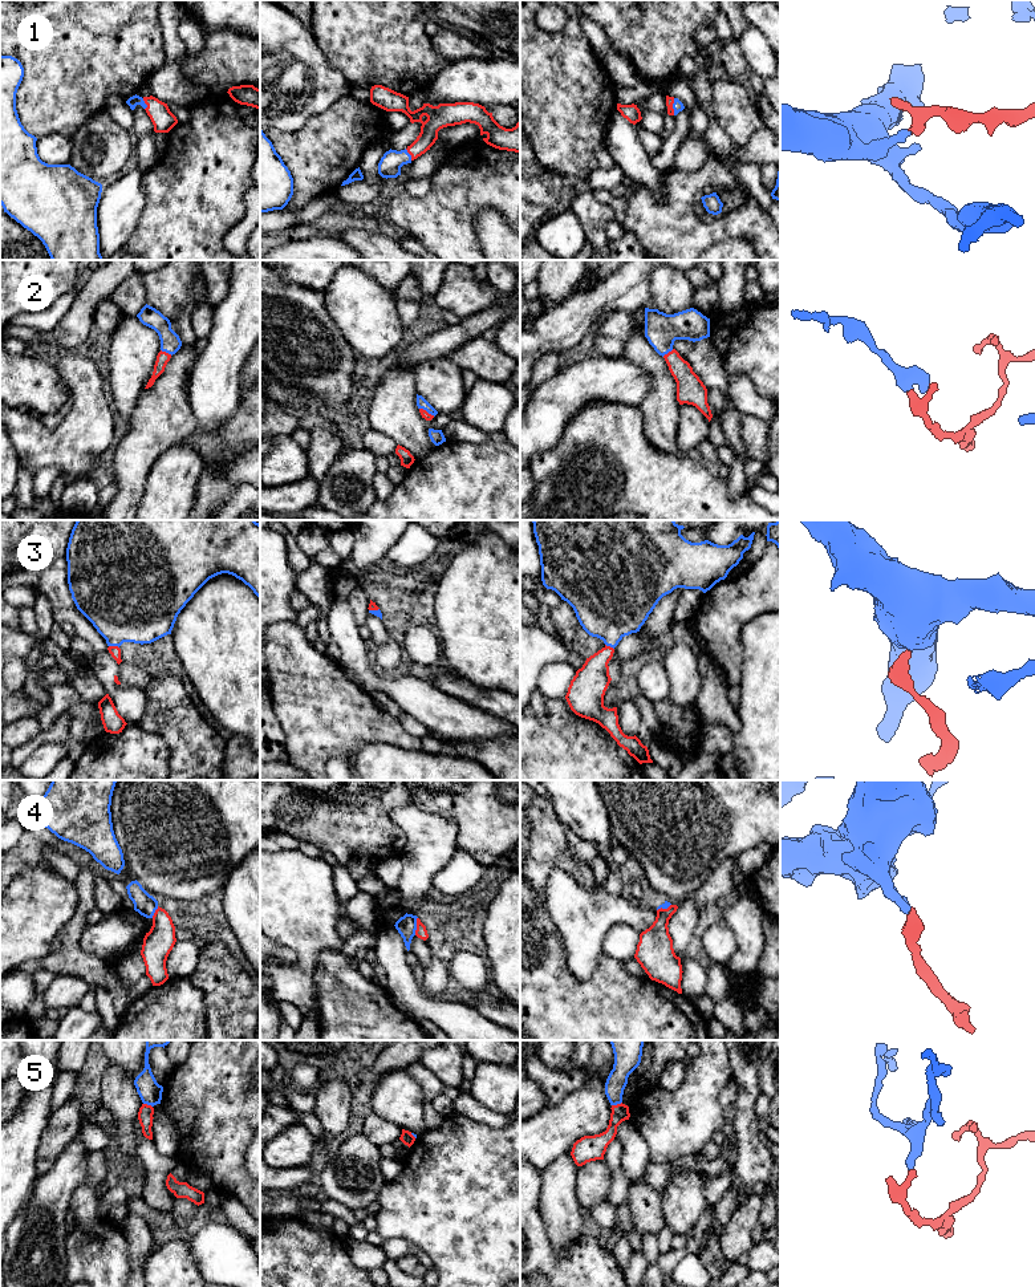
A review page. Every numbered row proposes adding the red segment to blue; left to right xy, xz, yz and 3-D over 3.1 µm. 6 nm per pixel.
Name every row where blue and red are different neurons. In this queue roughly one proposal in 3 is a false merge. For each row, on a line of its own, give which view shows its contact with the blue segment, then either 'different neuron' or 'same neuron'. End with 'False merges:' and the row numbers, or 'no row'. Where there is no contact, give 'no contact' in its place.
1: contact in yz; same neuron
2: contact in xy; same neuron
3: contact in xy; same neuron
4: contact in xz; different neuron
5: contact in yz; different neuron
False merges: 4, 5

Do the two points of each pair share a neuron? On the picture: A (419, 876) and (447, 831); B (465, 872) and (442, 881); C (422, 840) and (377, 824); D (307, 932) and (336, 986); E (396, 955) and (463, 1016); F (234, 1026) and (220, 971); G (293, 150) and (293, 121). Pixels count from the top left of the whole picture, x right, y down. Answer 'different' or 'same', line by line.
A: same
B: same
C: different
D: different
E: same
F: same
G: different

